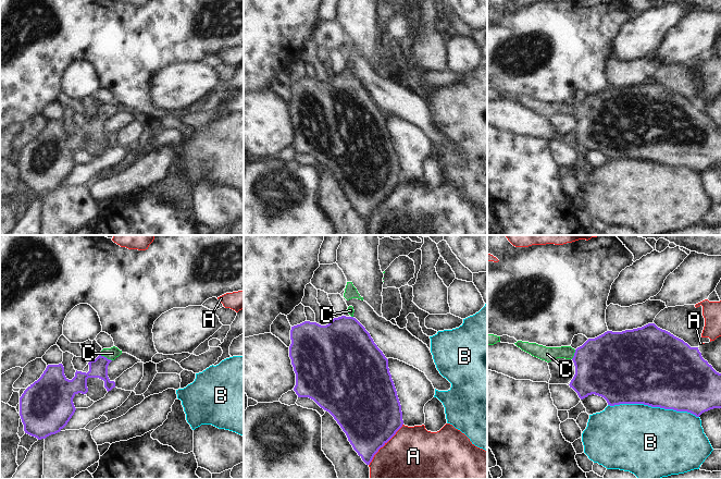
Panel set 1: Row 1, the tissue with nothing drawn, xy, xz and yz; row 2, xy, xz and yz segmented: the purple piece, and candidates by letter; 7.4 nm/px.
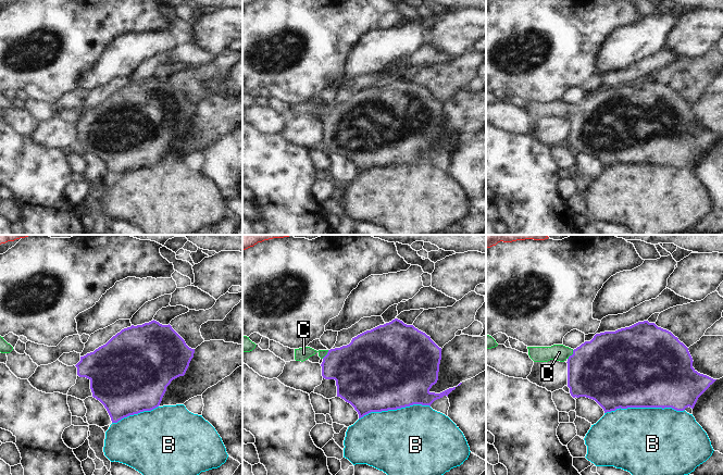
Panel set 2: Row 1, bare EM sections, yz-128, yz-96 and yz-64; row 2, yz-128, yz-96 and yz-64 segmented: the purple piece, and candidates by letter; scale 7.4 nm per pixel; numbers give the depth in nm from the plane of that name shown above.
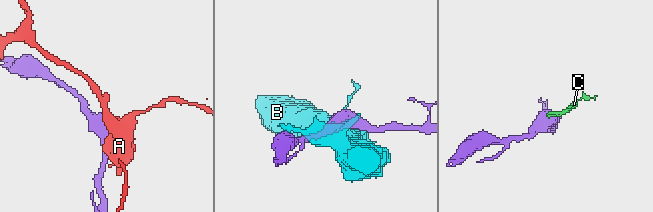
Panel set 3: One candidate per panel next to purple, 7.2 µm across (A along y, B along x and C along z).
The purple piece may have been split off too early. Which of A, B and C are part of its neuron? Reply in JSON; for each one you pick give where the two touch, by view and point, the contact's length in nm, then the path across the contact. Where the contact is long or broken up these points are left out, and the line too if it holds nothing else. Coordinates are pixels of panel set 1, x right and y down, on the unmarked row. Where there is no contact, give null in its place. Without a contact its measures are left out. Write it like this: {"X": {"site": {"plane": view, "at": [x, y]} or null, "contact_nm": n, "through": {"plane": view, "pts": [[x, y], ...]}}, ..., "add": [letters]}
{"C": {"site": {"plane": "xy", "at": [106, 113]}, "contact_nm": 100, "through": {"plane": "xy", "pts": [[98, 124], [106, 113], [112, 109]]}}, "add": ["C"]}

